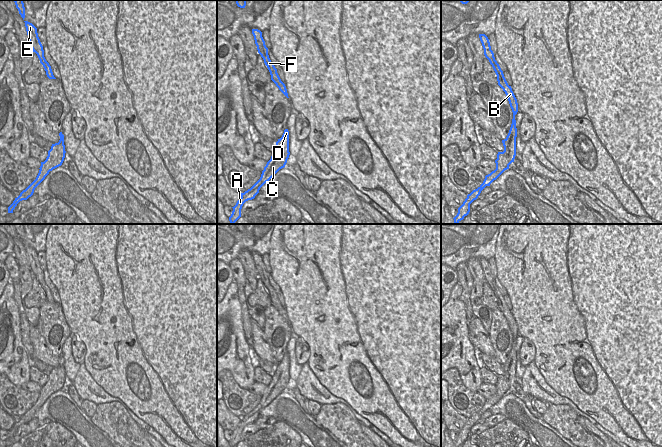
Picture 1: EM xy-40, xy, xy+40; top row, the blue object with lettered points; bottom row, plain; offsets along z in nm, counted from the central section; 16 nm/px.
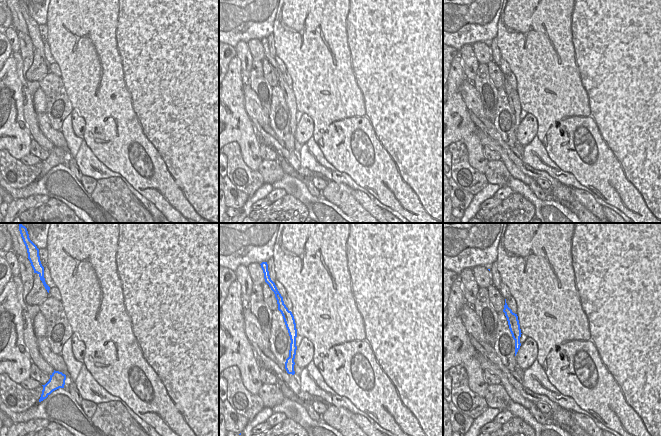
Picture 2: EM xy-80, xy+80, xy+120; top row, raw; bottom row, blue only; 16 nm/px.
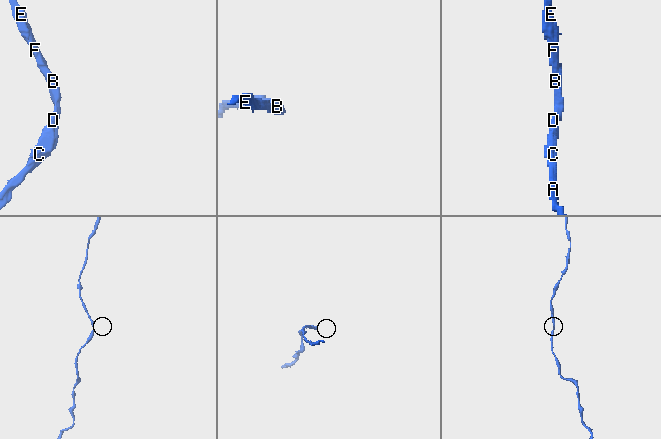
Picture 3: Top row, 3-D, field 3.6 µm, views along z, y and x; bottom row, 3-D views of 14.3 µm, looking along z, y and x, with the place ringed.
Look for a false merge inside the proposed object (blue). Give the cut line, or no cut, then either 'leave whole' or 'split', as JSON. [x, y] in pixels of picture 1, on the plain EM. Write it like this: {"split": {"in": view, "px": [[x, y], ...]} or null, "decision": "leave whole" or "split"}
{"split": null, "decision": "leave whole"}

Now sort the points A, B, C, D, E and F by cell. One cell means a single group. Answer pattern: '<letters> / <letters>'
A B C D E F

